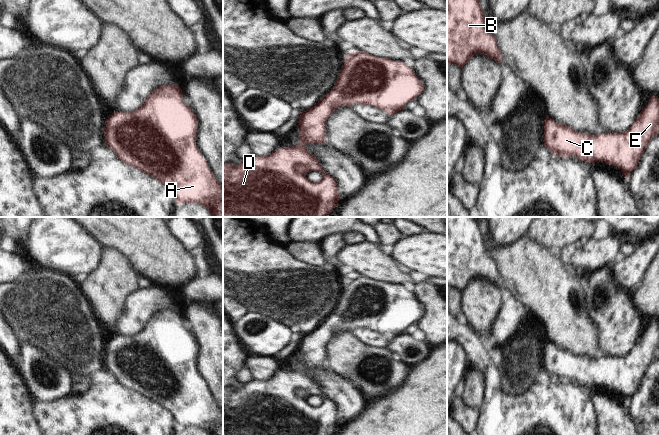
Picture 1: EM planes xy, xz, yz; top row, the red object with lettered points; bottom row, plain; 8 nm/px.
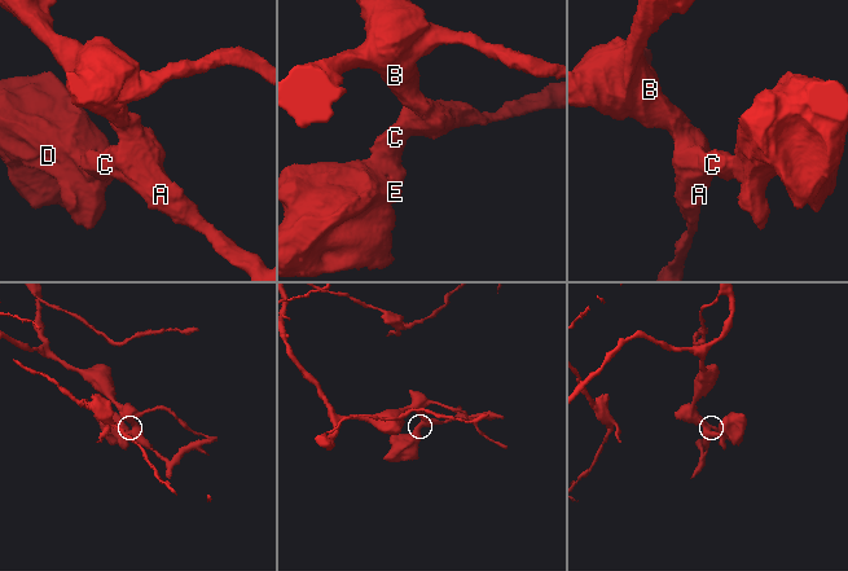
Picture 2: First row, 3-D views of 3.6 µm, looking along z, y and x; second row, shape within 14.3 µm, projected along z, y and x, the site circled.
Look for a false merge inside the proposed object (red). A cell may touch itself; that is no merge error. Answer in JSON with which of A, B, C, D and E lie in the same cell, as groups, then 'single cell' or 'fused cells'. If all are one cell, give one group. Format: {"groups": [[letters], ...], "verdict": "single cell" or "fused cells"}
{"groups": [["A", "B", "C", "D", "E"]], "verdict": "single cell"}

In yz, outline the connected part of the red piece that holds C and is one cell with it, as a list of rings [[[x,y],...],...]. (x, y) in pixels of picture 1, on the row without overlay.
[[[652,320],[632,350],[622,357],[592,359],[576,356],[569,350],[557,348],[548,339],[543,349],[544,370],[553,380],[576,380],[588,387],[604,386],[618,391],[628,405],[647,368],[659,358],[659,323]]]

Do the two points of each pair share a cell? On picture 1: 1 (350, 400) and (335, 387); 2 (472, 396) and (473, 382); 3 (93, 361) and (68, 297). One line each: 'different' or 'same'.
1: same
2: same
3: same

